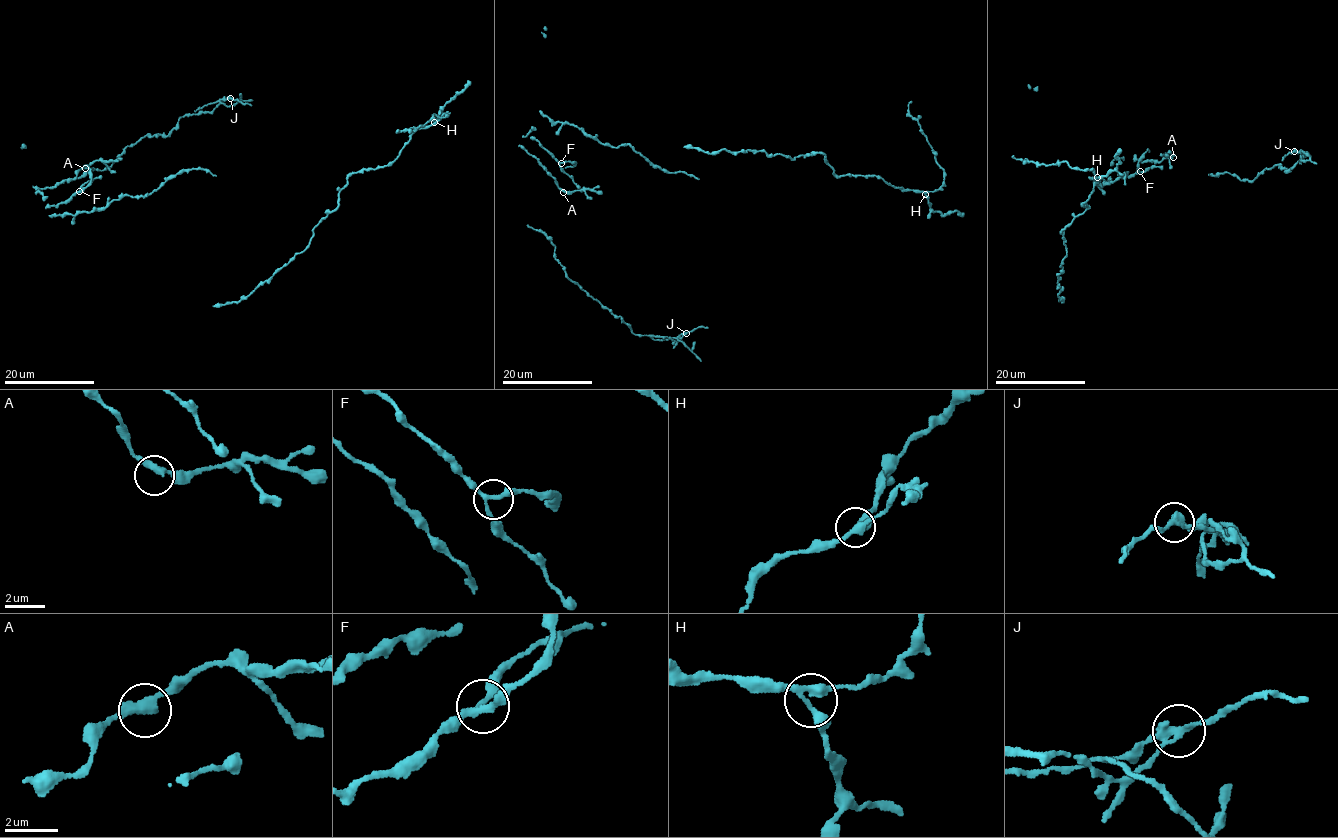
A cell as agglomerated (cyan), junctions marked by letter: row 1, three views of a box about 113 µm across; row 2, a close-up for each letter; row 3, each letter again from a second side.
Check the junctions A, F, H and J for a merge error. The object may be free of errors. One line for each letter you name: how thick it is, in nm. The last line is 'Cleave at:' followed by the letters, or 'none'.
J: 280 nm thick
Cleave at: J

